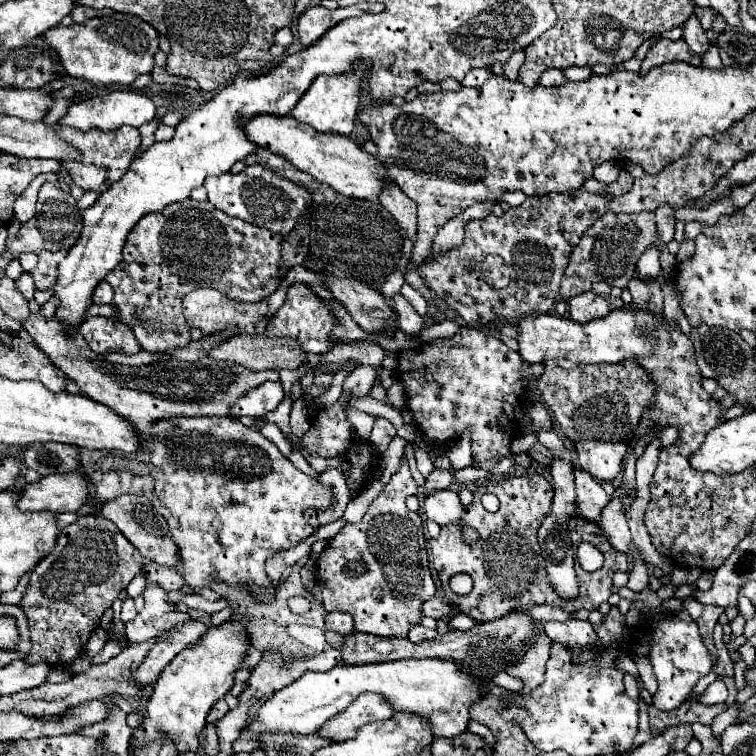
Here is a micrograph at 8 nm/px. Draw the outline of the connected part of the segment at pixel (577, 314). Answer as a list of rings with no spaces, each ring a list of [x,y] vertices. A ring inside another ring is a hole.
[[[583,292],[581,296],[575,296],[569,300],[569,318],[575,322],[589,322],[597,318],[605,318],[609,314],[607,300],[593,294],[593,292]]]

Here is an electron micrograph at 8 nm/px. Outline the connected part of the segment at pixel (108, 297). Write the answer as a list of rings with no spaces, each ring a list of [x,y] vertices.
[[[103,280],[103,282],[99,282],[97,286],[95,286],[95,292],[91,294],[91,300],[93,300],[93,304],[111,304],[111,300],[113,300],[113,290],[111,290],[111,286]]]

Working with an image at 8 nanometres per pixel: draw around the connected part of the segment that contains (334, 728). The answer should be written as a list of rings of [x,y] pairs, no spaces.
[[[363,694],[351,702],[349,708],[327,720],[327,724],[319,730],[321,736],[331,738],[333,742],[343,742],[355,738],[357,730],[369,722],[387,720],[395,714],[389,700],[379,694]]]

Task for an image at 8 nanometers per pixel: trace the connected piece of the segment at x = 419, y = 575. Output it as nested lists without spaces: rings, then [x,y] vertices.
[[[403,458],[401,470],[369,504],[363,520],[345,524],[317,558],[317,586],[325,610],[349,612],[357,632],[379,638],[407,638],[409,628],[423,618],[423,602],[435,596],[421,518],[405,506],[407,496],[415,492],[417,484]]]

